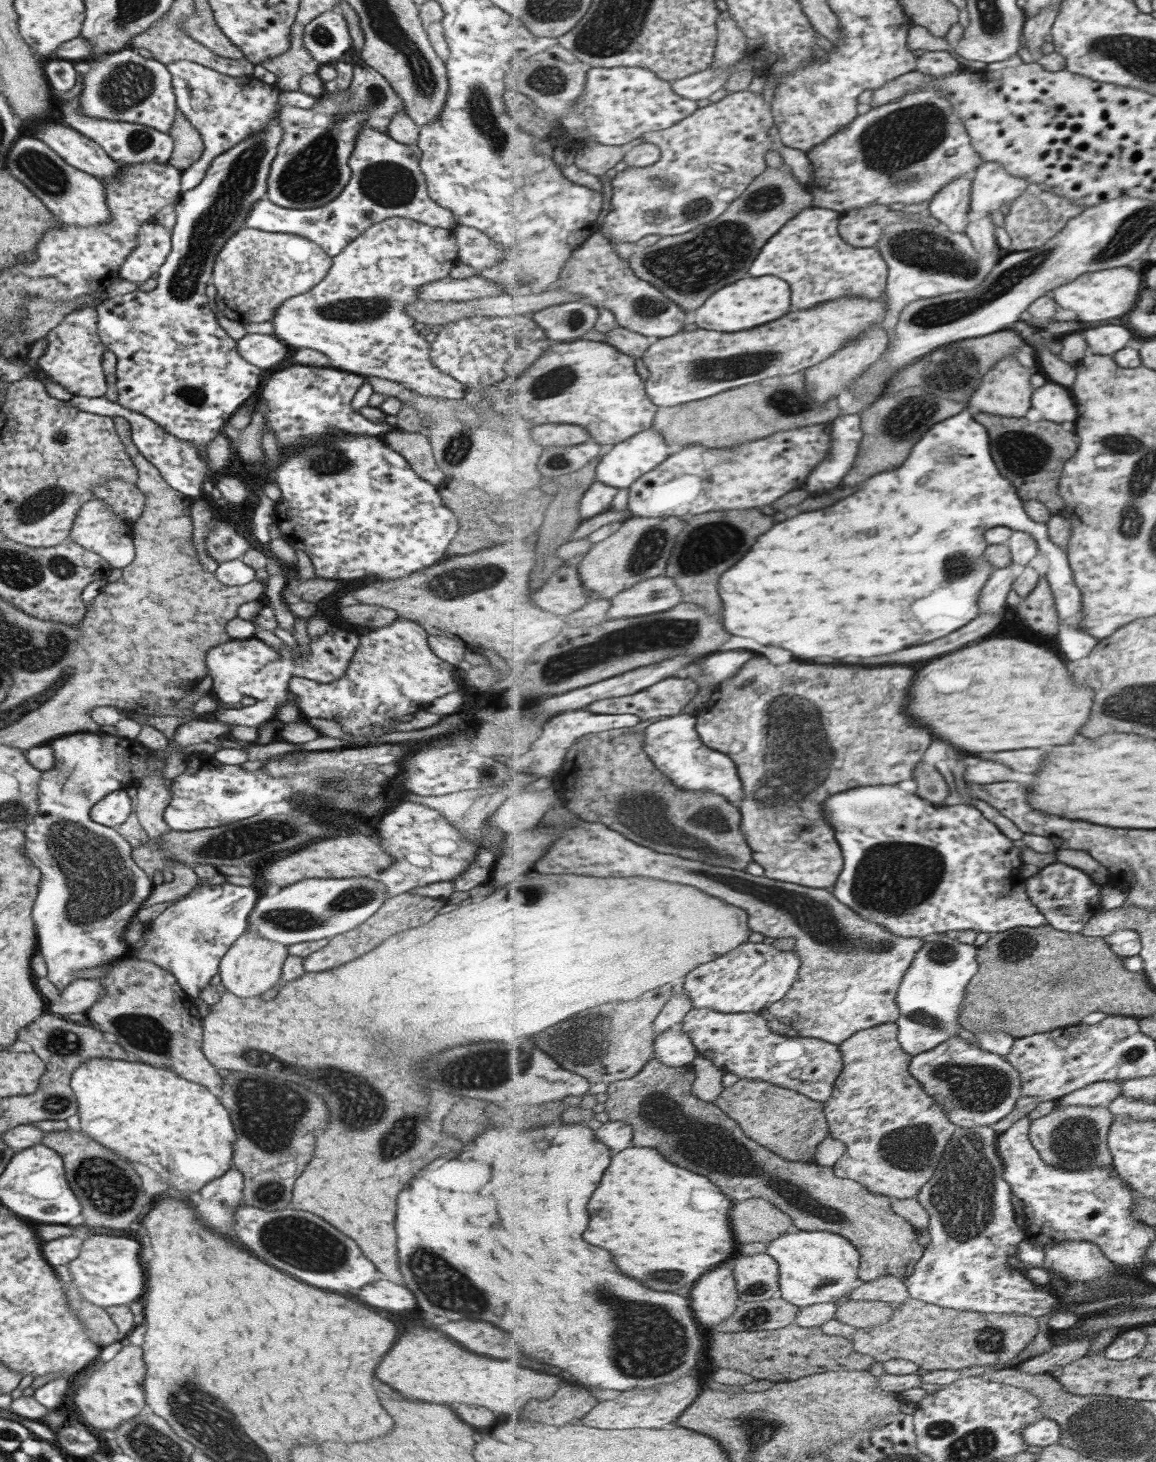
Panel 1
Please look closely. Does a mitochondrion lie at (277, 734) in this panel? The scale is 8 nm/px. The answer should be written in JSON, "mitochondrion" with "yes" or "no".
{"mitochondrion":"no"}

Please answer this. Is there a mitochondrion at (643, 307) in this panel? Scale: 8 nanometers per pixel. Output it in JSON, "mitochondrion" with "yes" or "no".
{"mitochondrion":"yes"}

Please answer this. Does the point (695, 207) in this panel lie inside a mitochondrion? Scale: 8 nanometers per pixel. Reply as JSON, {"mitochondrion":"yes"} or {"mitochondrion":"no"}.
{"mitochondrion":"yes"}

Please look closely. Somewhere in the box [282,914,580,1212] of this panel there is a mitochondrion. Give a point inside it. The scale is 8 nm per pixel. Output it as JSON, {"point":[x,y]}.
{"point":[372,1101]}

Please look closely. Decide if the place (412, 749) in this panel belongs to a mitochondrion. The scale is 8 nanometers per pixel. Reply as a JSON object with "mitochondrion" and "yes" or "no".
{"mitochondrion":"no"}

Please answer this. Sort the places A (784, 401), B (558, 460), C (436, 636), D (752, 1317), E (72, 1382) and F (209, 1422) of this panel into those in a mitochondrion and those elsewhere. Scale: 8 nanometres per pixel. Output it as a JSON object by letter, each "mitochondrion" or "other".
{"A":"mitochondrion","B":"mitochondrion","C":"other","D":"mitochondrion","E":"other","F":"mitochondrion"}

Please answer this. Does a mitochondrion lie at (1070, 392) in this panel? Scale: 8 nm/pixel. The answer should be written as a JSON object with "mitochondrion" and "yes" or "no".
{"mitochondrion":"no"}

